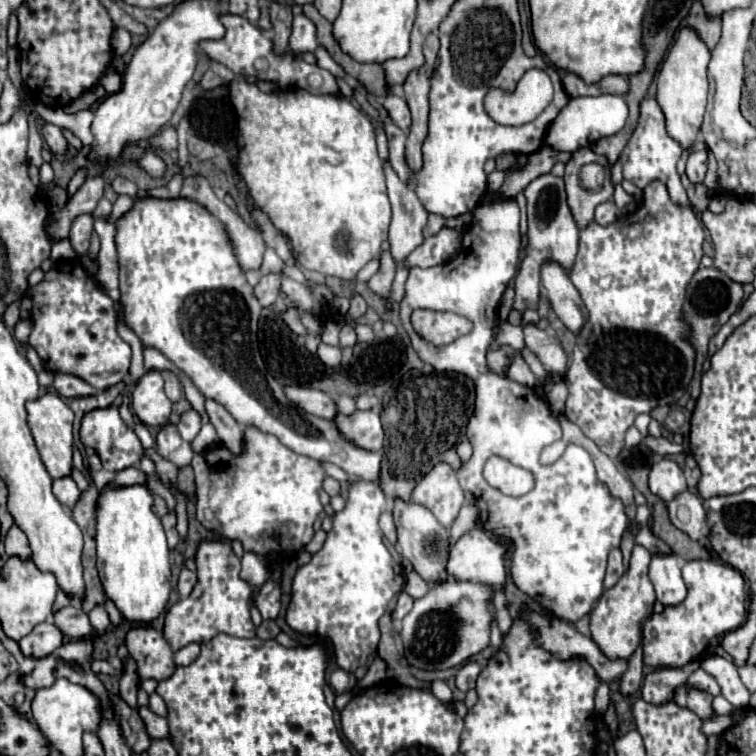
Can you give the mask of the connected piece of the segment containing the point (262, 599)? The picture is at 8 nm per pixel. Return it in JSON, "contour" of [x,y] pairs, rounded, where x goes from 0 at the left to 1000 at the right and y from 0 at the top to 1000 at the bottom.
{"contour":[[[360,767],[349,770],[344,778],[344,786],[341,786],[341,794],[339,794],[339,804],[344,807],[349,820],[365,820],[370,812],[370,804],[373,804],[370,775],[362,772]]]}

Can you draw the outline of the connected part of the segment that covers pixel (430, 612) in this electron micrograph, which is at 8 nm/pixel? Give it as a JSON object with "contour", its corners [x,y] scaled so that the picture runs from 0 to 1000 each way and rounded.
{"contour":[[[579,770],[569,778],[569,783],[561,791],[553,791],[548,796],[548,804],[534,815],[532,820],[532,852],[534,852],[534,868],[542,881],[558,884],[558,886],[590,886],[601,884],[606,878],[614,878],[622,868],[638,862],[648,854],[648,828],[656,820],[653,815],[653,775],[635,772],[635,770]]]}

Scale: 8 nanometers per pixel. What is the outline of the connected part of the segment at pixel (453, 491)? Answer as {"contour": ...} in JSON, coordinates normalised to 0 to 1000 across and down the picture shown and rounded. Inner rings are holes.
{"contour":[[[579,611],[548,646],[545,661],[563,669],[585,696],[595,696],[614,667],[614,651],[595,614]]]}

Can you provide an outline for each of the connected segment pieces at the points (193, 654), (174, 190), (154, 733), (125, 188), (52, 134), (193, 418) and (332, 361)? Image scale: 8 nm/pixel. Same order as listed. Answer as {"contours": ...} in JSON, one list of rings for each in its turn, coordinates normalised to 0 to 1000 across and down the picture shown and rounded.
{"contours":[[[[254,849],[254,852],[246,852],[243,857],[230,862],[230,876],[235,881],[246,881],[246,878],[254,878],[262,870],[262,865],[265,865],[265,852]]],[[[239,229],[233,230],[220,245],[197,251],[201,261],[212,263],[229,263],[238,259],[238,253],[242,243]]],[[[185,937],[185,947],[193,958],[193,968],[198,971],[201,979],[222,979],[225,976],[225,960],[222,952],[198,942],[196,937]]],[[[159,230],[148,238],[148,249],[153,257],[172,257],[172,259],[180,259],[180,251],[183,251],[177,241],[172,241],[169,235],[164,235]]],[[[61,164],[58,172],[56,172],[56,180],[63,190],[63,196],[74,204],[74,206],[85,206],[90,204],[90,185],[85,180],[85,172],[79,167],[71,167],[71,164]]],[[[249,542],[246,548],[241,548],[241,553],[238,553],[238,558],[235,558],[235,571],[238,571],[241,582],[254,585],[254,582],[262,577],[265,563],[267,563],[267,561],[265,561],[262,545],[259,545],[259,542]]],[[[423,455],[423,458],[421,458],[421,474],[426,476],[429,484],[434,484],[434,487],[444,487],[444,484],[450,481],[450,460]]]]}

